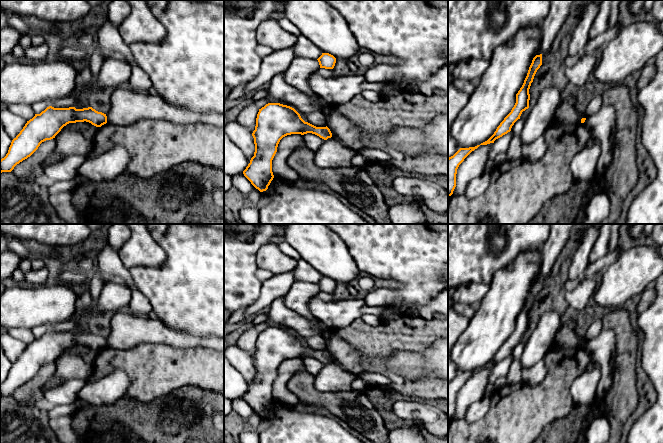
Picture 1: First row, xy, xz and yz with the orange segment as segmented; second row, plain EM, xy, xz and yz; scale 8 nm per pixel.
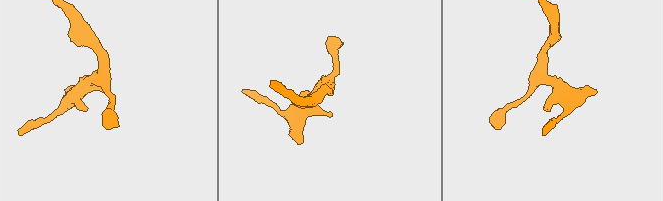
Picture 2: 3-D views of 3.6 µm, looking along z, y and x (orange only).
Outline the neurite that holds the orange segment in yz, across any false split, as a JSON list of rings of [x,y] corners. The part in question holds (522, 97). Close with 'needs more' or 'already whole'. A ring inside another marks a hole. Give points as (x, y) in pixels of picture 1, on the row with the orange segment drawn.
[[[542,54],[536,55],[532,60],[532,63],[529,67],[527,76],[524,80],[522,87],[516,94],[516,103],[512,108],[511,112],[500,123],[494,134],[487,141],[481,143],[480,145],[494,143],[496,139],[510,132],[514,123],[518,119],[520,119],[522,112],[529,108],[529,100],[530,100],[529,89],[531,83],[533,82],[535,74],[541,65],[542,65]]]; already whole

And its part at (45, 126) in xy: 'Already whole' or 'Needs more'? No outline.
Already whole

